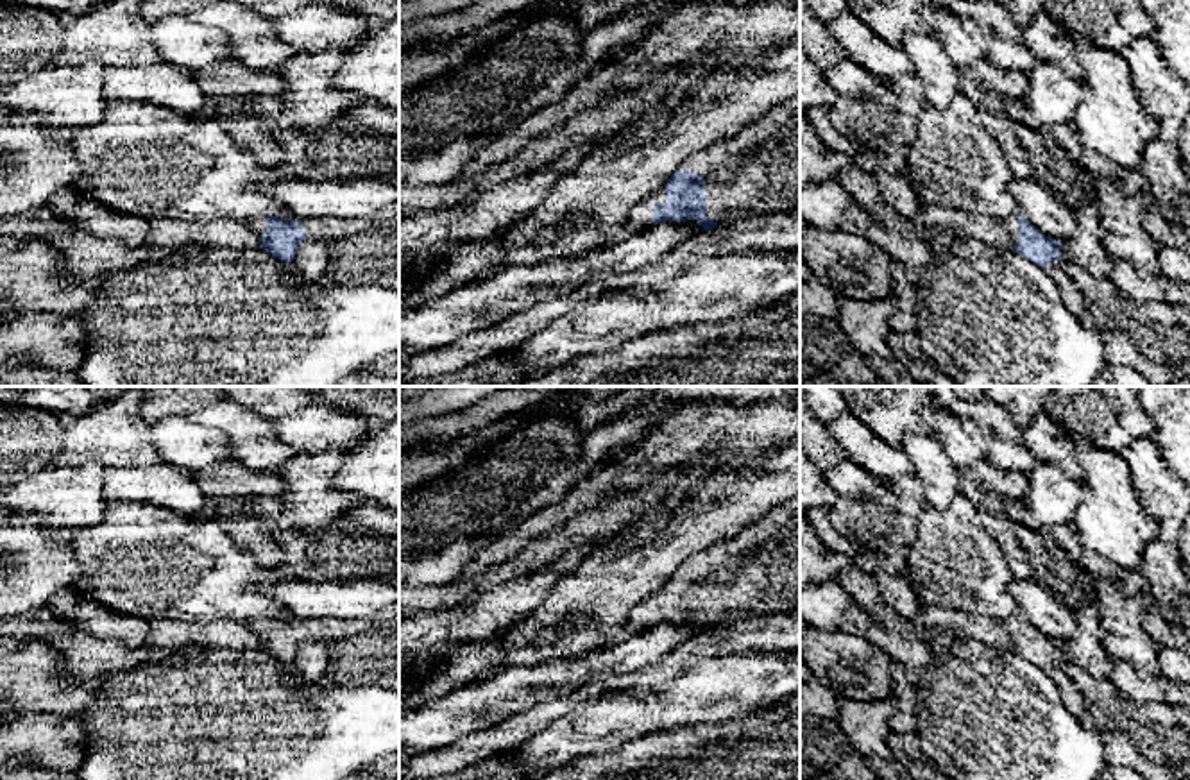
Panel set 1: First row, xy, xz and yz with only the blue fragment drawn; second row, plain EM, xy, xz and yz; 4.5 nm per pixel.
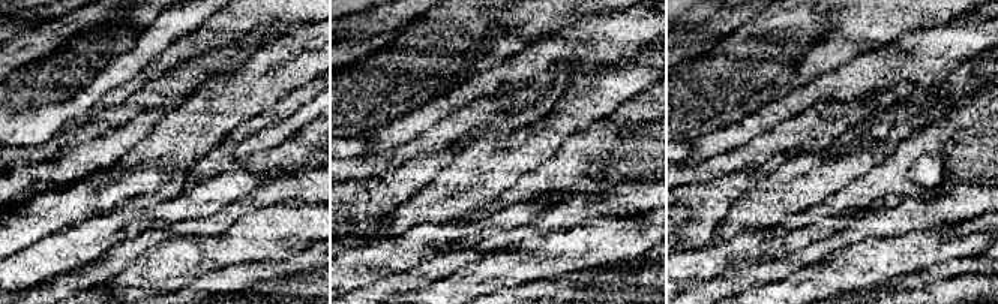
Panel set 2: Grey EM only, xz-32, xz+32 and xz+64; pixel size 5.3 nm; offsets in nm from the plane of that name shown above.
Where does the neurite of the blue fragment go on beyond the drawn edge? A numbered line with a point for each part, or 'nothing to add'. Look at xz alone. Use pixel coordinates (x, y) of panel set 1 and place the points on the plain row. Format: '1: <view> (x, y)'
1: xz (768, 582)
2: xz (641, 616)

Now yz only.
1: yz (1010, 625)

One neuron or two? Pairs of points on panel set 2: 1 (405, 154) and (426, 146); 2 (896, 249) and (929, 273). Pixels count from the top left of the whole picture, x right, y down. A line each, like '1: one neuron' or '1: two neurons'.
1: one neuron
2: two neurons

